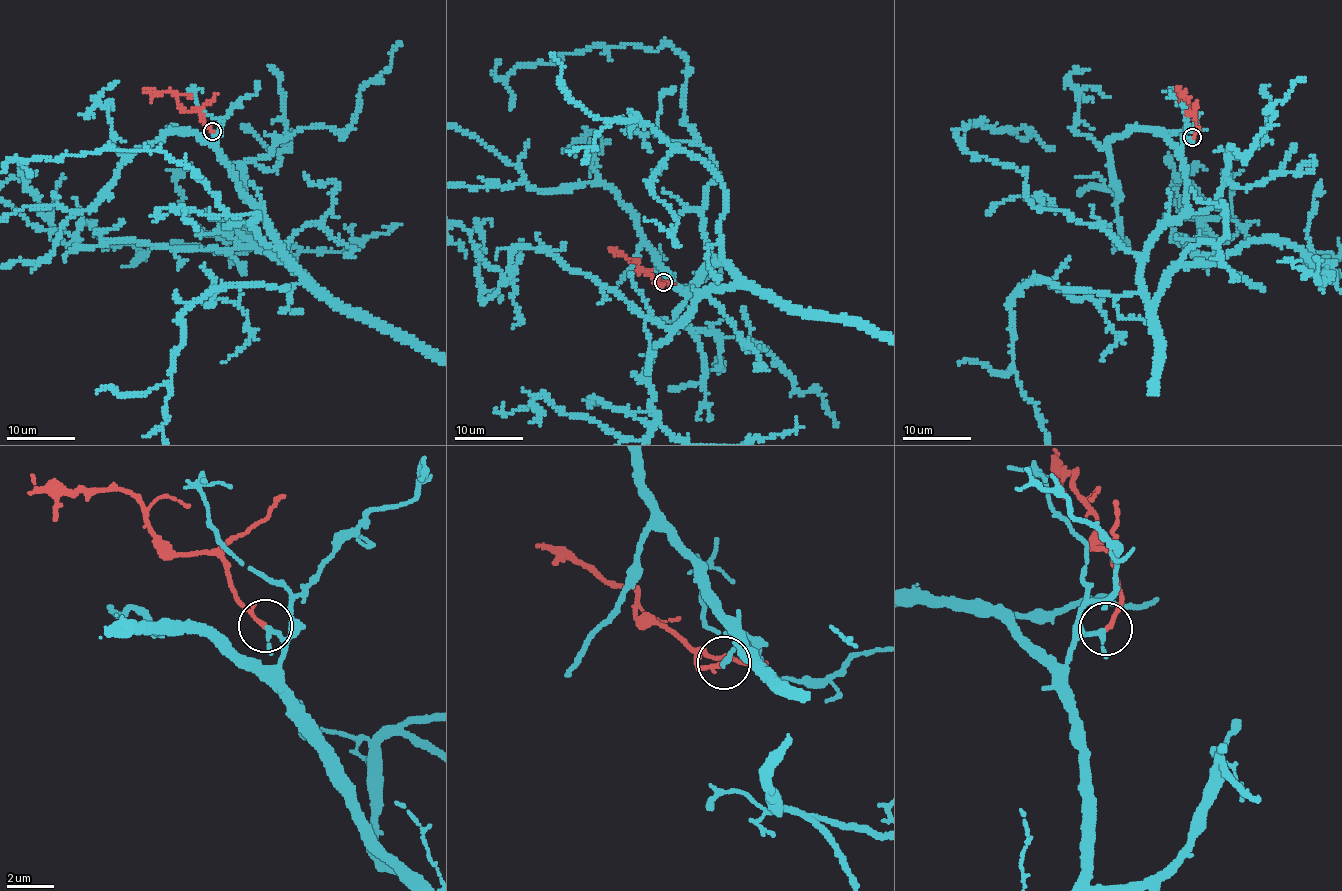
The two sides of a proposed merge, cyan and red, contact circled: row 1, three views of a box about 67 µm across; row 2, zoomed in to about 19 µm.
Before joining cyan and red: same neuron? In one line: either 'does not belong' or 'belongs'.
belongs

